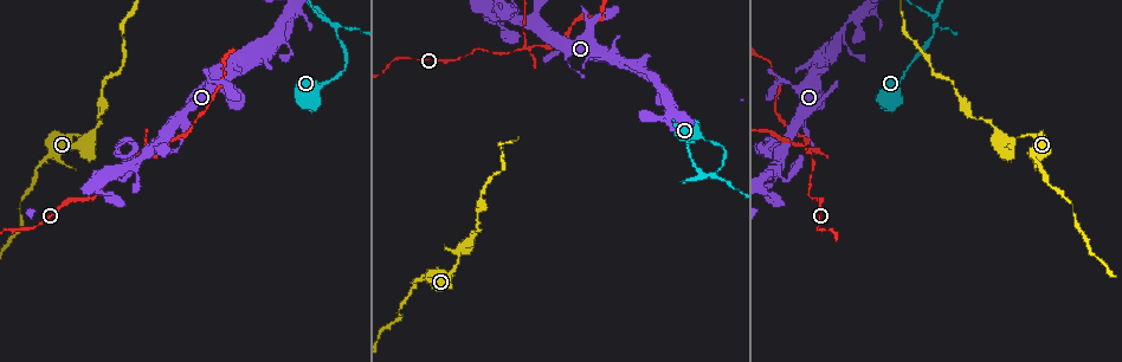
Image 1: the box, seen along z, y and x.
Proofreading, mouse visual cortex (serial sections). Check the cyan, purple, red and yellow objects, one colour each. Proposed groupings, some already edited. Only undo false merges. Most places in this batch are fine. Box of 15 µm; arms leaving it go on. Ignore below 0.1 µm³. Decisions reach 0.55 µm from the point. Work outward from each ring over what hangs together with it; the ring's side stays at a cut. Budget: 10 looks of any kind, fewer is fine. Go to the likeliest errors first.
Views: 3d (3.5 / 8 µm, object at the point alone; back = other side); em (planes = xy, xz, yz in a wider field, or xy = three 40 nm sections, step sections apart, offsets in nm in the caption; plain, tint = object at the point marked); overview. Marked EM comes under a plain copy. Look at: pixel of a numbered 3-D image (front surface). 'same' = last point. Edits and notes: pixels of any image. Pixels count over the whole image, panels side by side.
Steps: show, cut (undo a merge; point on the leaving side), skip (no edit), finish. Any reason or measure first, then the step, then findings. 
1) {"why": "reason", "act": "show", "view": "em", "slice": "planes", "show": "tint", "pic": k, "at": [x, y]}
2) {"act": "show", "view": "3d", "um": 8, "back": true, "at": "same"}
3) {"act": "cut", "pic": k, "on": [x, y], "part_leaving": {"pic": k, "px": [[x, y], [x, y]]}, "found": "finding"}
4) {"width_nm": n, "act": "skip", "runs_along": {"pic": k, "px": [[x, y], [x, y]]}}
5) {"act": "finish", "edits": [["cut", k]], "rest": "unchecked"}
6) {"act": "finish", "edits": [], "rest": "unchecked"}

{"why": "three-way junction", "act": "show", "view": "em", "slice": "xy", "step": 3, "show": "tint", "pic": 1, "at": [524, 47]}

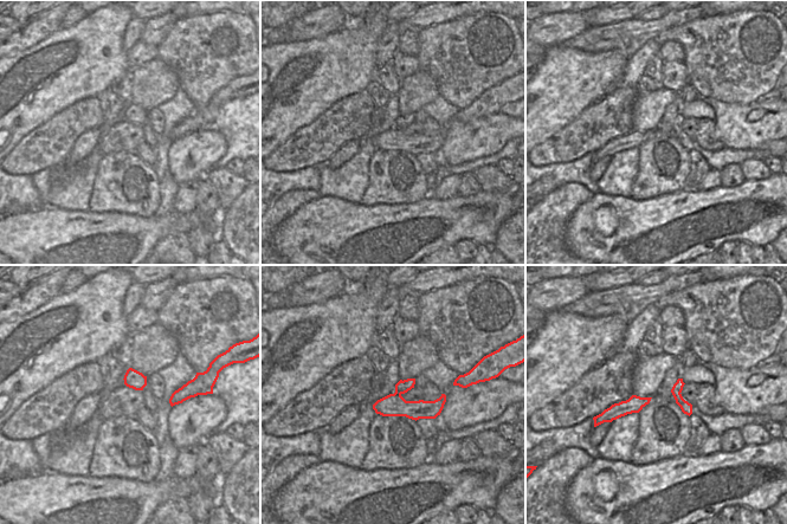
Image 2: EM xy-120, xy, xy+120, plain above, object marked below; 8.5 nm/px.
{"why": "see where the arms go", "act": "show", "view": "3d", "um": 3.5, "at": "same"}

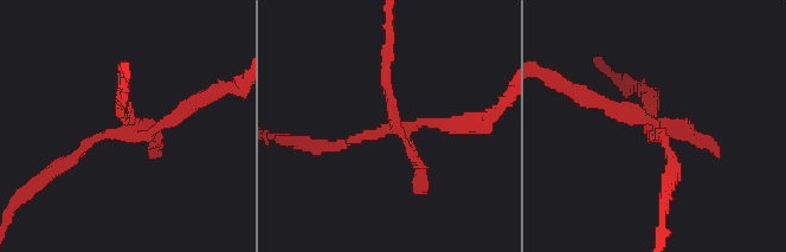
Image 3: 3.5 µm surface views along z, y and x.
{"width_nm": 200, "act": "cut", "pic": 3, "on": [708, 139], "part_leaving": {"pic": 3, "px": [[654, 123], [553, 83]]}, "found": "two cells meet here"}

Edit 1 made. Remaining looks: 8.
{"why": "redraw", "act": "show", "view": "overview"}

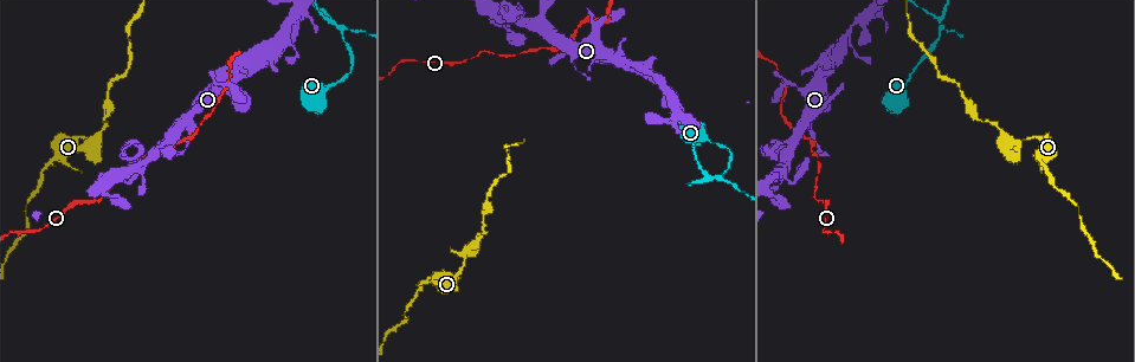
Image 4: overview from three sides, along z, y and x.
{"why": "three-way junction", "act": "show", "view": "3d", "um": 3.5, "pic": 4, "at": [708, 179]}

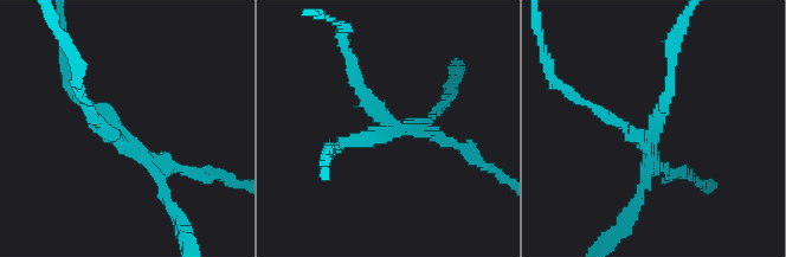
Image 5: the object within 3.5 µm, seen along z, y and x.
{"arms": 3, "arm_widths_nm": [150, 150, 200], "act": "show", "view": "em", "slice": "xy", "step": 3, "show": "tint", "pic": 5, "at": [395, 126]}

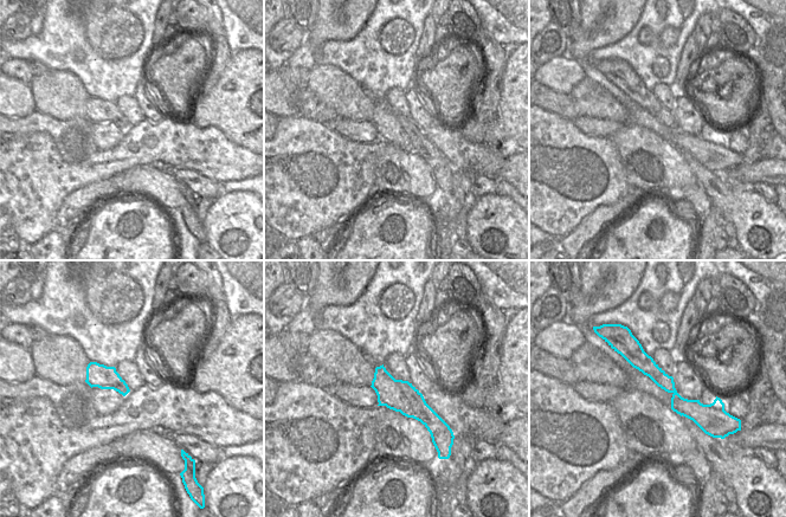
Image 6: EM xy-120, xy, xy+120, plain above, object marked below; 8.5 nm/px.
{"act": "cut", "pic": 5, "on": [470, 154], "part_leaving": {"pic": 5, "px": [[650, 159], [646, 145], [582, 101]]}, "found": "two cells meet here"}

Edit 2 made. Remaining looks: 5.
{"why": "sharp bend", "act": "show", "view": "3d", "um": 3.5, "pic": 4, "at": [1021, 142]}

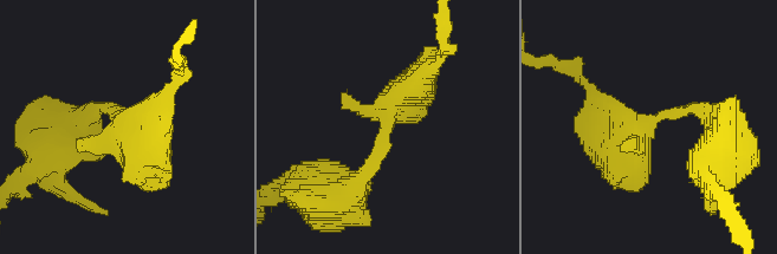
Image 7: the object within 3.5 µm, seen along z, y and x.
{"why": "now the EM", "act": "show", "view": "em", "slice": "xy", "step": 2, "show": "tint", "pic": 7, "at": [658, 117]}

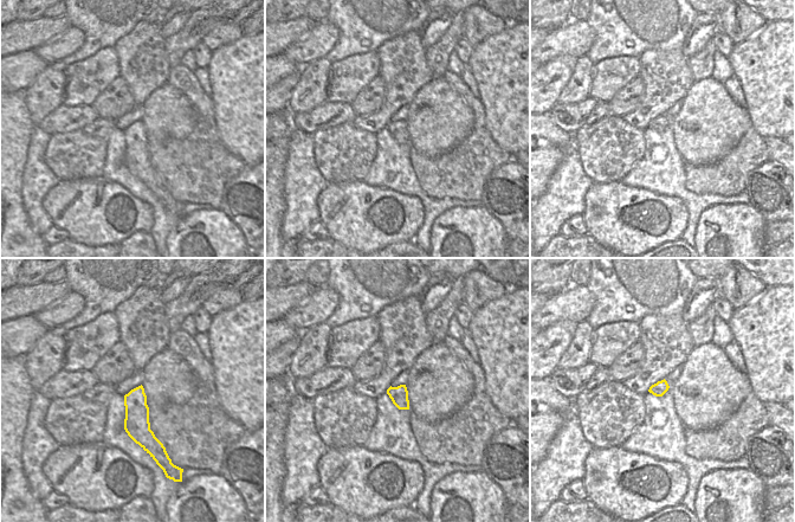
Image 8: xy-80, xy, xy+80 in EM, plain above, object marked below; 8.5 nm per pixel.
{"act": "skip", "runs_along": {"pic": 7, "px": [[351, 189], [420, 78]]}, "found": "continuous, no second cell"}

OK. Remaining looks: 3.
{"why": "a narrow waist", "act": "show", "view": "3d", "um": 3.5, "pic": 4, "at": [789, 87]}

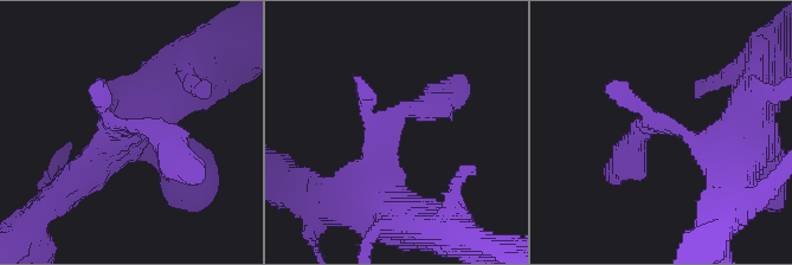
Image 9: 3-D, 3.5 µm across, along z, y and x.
{"why": "need the tissue", "act": "show", "view": "em", "slice": "xy", "step": 2, "show": "tint", "pic": 9, "at": [397, 126]}

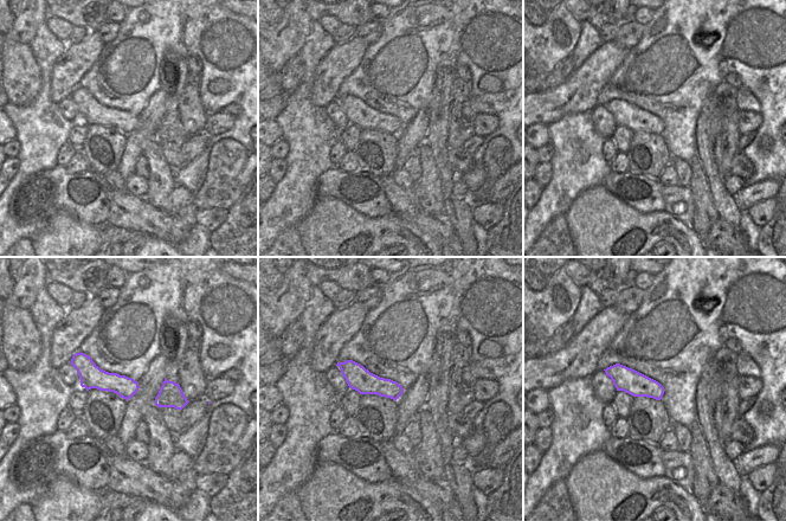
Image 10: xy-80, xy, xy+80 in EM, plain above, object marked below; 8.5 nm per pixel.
{"act": "skip", "runs_along": {"pic": 10, "px": [[75, 359], [98, 379], [135, 387]]}, "found": "continuous, no second cell"}

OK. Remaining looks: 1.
{"act": "finish", "edits": [["cut", 3], ["cut", 5]], "rest": "unchecked"}

